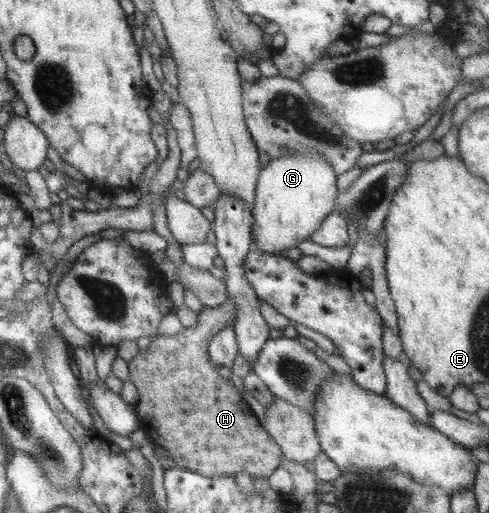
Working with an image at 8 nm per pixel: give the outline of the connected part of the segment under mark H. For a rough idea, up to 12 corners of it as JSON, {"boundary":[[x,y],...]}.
{"boundary":[[232,299],[129,363],[174,465],[268,479],[283,451],[208,344]]}

